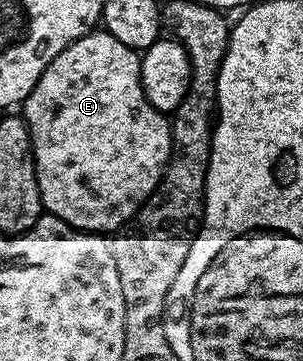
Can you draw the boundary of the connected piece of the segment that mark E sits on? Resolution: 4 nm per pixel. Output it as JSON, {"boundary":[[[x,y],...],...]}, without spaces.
{"boundary":[[[98,27],[76,39],[40,75],[36,87],[28,94],[20,106],[21,116],[26,118],[26,125],[30,128],[30,138],[34,148],[34,166],[36,167],[36,179],[40,187],[43,210],[51,217],[59,217],[64,223],[68,223],[74,229],[80,229],[87,233],[110,235],[121,230],[137,214],[140,206],[154,194],[154,189],[162,180],[162,170],[166,168],[166,162],[170,159],[172,148],[172,121],[167,114],[161,113],[152,103],[148,103],[146,92],[142,86],[142,59],[137,49],[124,47],[116,35],[106,32]]]}

